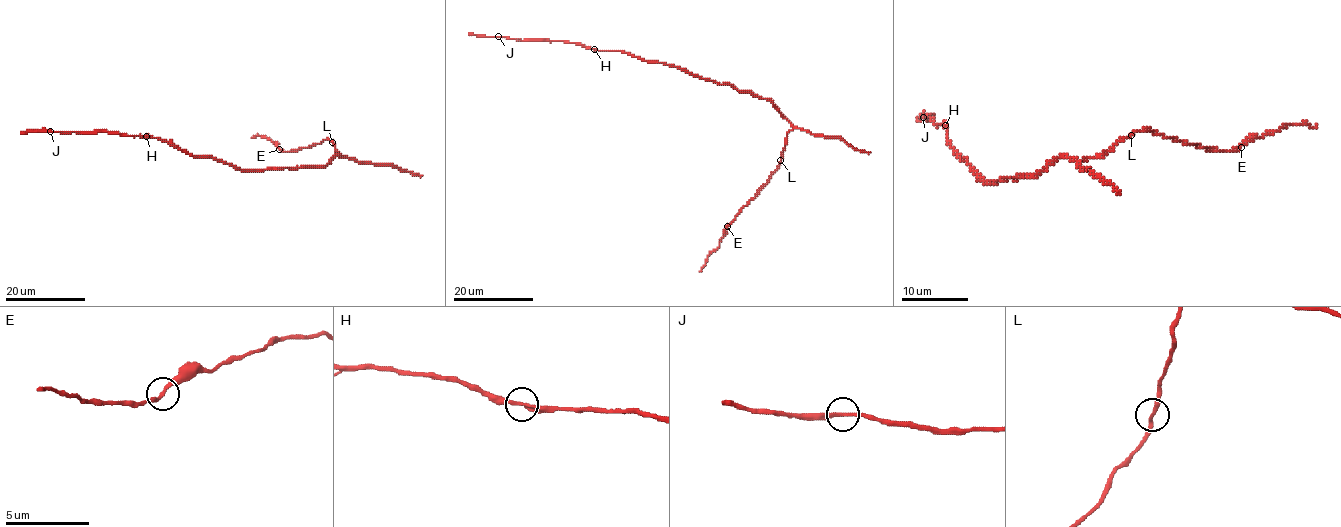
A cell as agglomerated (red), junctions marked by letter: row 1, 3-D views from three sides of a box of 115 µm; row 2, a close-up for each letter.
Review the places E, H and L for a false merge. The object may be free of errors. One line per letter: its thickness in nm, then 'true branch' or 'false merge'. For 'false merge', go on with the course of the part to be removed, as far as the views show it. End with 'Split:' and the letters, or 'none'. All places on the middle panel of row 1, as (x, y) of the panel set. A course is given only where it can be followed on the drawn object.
E: 220 nm thick; true branch
H: 190 nm thick; true branch
L: 240 nm thick; true branch
Split: none

